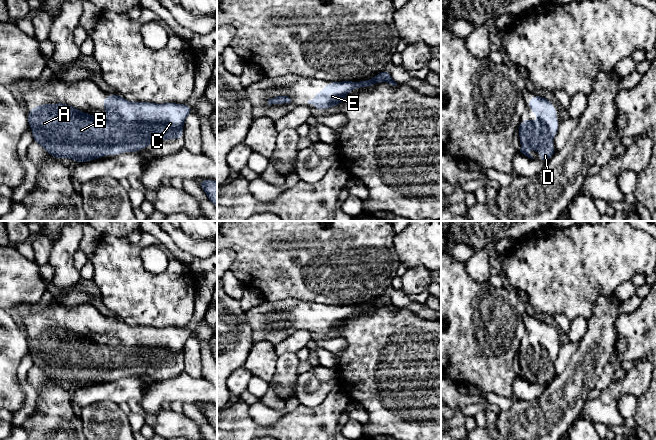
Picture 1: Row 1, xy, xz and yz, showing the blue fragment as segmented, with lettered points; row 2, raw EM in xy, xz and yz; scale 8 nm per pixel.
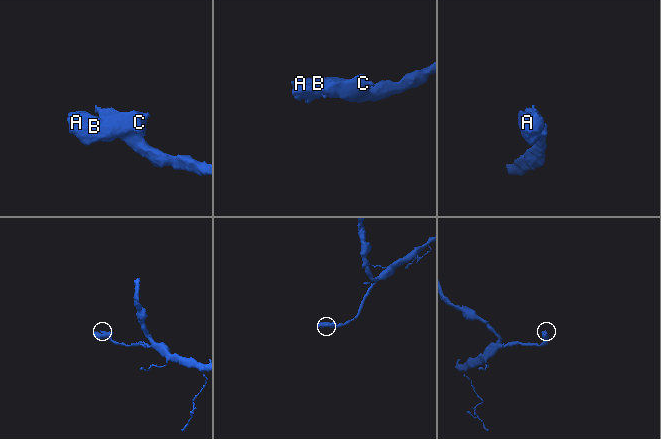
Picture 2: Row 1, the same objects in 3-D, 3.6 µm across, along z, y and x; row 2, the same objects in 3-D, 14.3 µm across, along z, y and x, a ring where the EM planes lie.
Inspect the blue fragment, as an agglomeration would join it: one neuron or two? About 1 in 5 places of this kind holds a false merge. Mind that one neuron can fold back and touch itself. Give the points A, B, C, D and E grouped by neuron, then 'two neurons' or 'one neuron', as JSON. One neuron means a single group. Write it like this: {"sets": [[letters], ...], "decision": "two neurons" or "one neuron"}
{"sets": [["A", "B", "C", "D", "E"]], "decision": "one neuron"}

